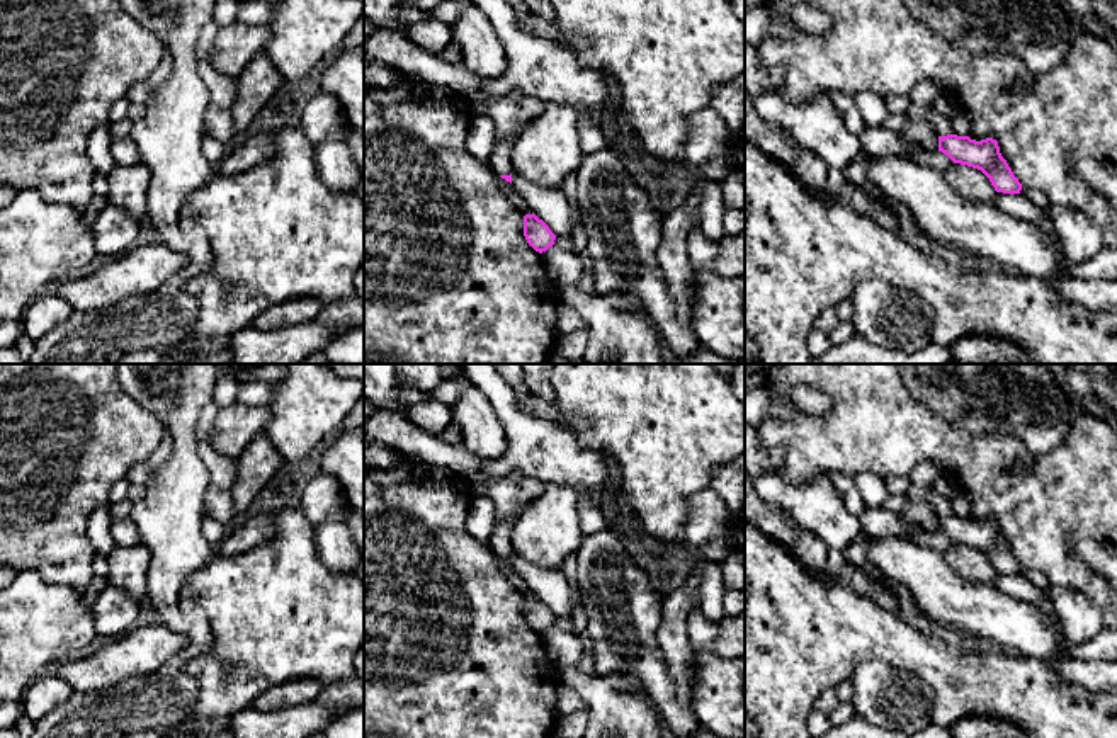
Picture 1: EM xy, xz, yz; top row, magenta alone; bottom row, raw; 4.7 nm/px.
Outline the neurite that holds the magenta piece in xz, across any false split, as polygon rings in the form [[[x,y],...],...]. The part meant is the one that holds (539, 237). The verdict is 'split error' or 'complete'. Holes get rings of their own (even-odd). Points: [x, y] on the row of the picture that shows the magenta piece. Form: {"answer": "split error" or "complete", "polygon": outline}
{"answer": "complete", "polygon": [[[534,213],[524,216],[524,236],[527,243],[539,253],[554,245],[556,235]]]}

